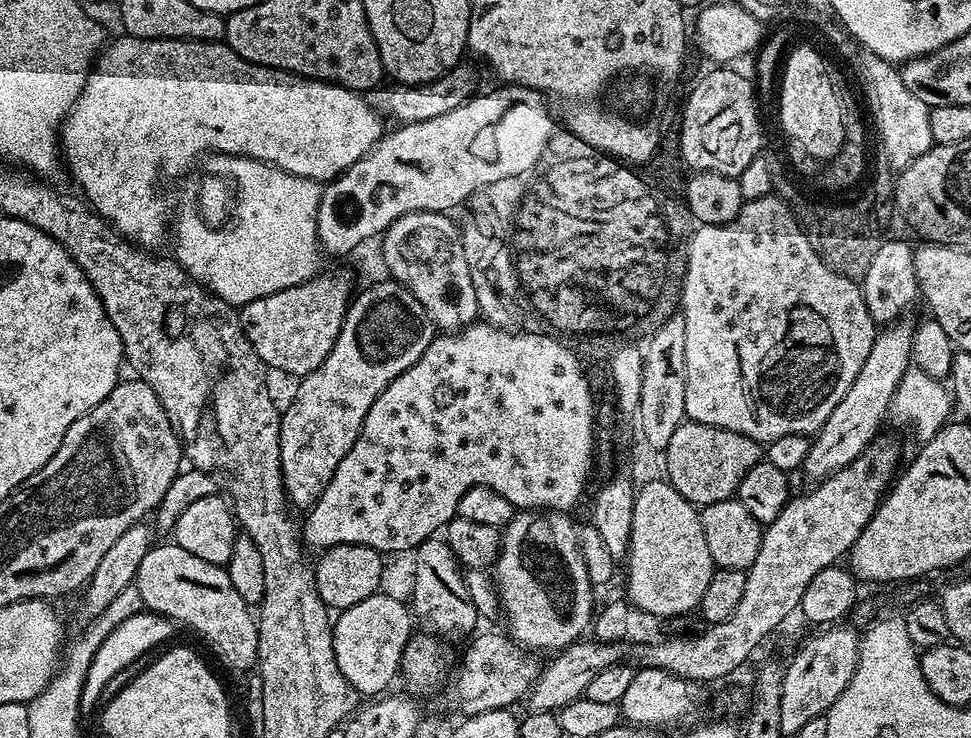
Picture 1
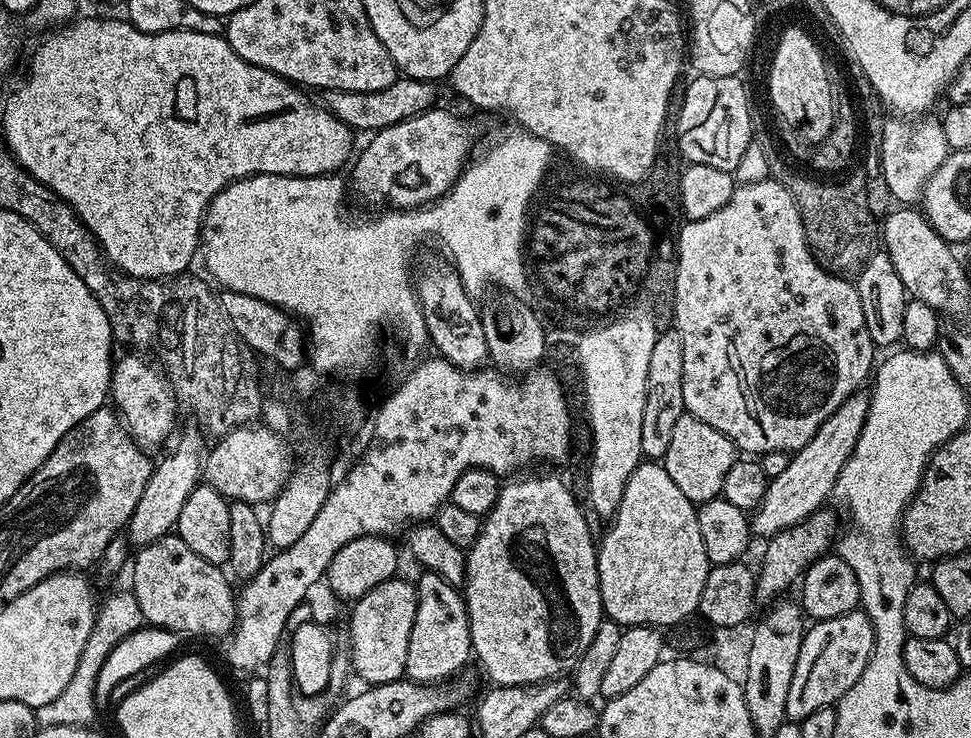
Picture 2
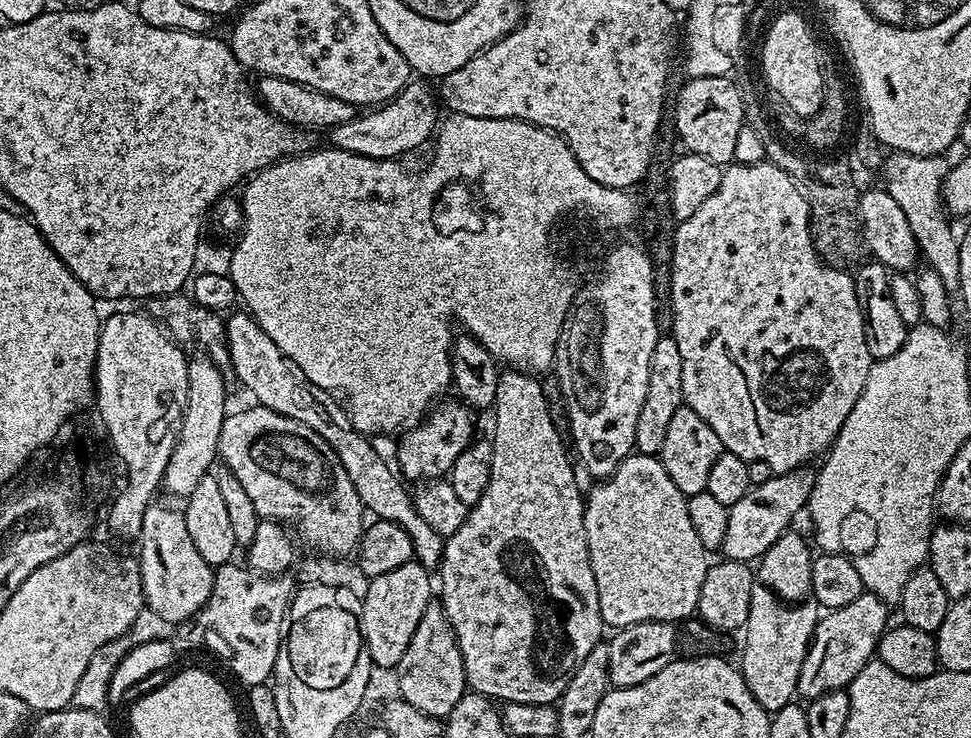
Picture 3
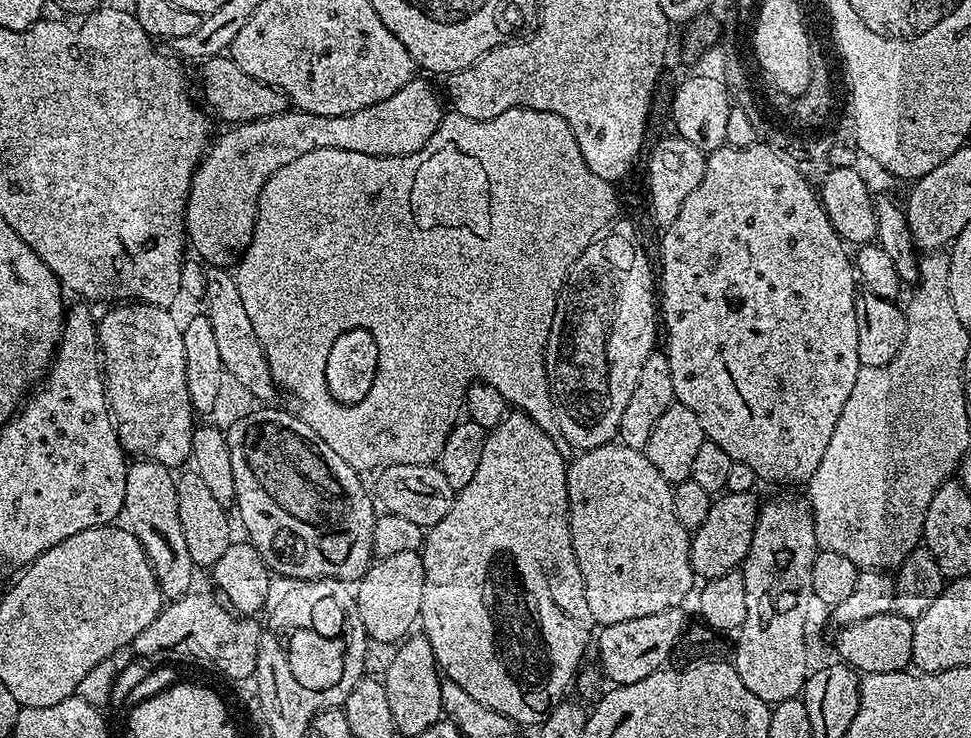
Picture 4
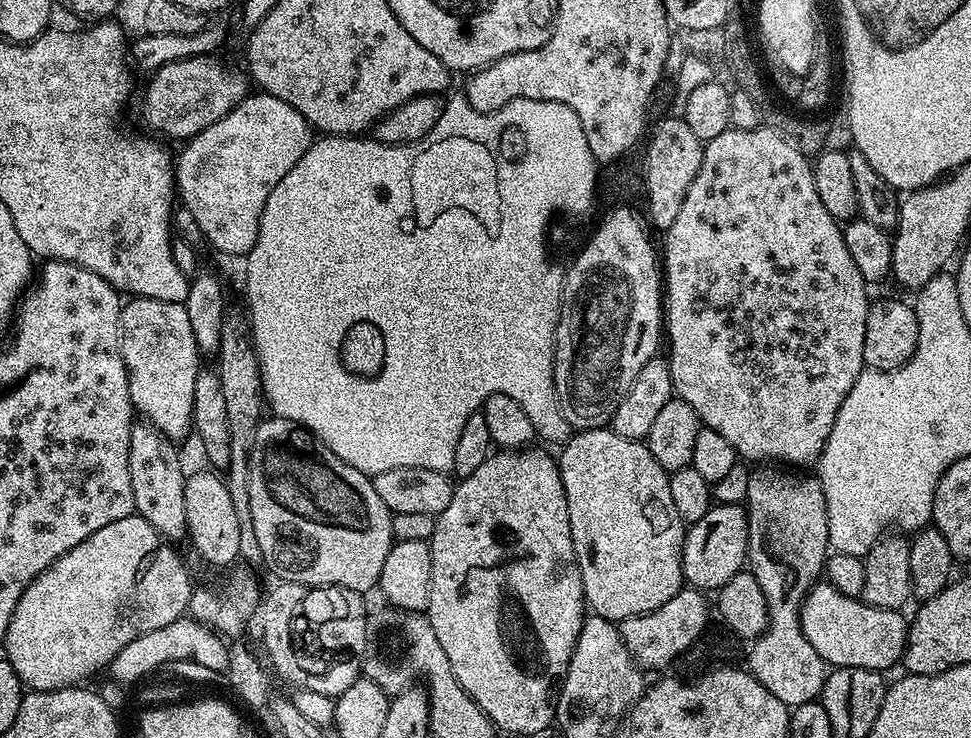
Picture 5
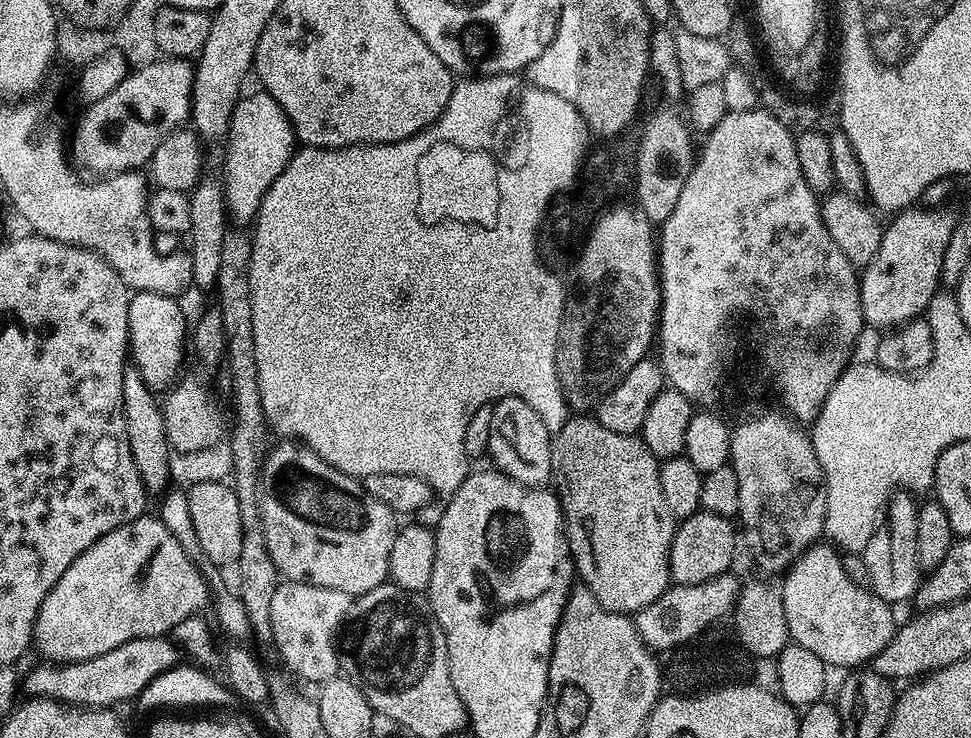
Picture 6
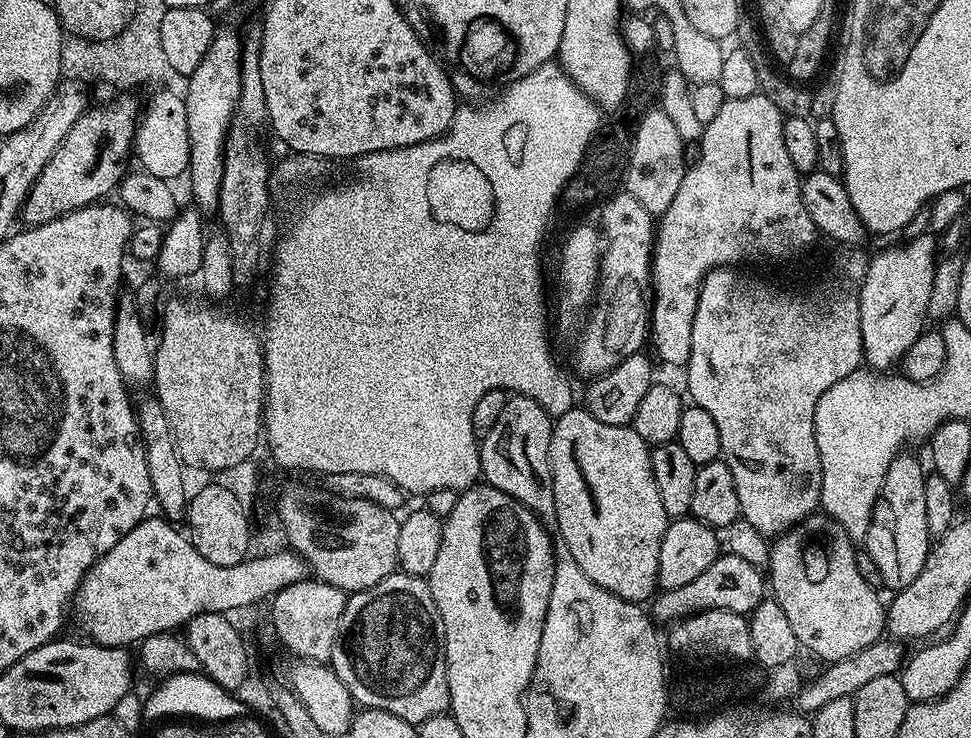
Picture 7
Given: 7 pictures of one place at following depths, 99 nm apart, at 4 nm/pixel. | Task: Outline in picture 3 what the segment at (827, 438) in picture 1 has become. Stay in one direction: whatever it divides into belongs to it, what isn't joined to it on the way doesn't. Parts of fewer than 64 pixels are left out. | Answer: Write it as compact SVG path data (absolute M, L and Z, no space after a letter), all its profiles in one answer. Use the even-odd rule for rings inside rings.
M811 467L795 468L792 472L774 474L770 482L762 482L749 487L738 502L734 502L728 510L726 522L726 538L723 555L730 560L755 561L764 555L766 550L784 532L793 527L792 519L799 512L805 511L812 487L816 485L816 472Z

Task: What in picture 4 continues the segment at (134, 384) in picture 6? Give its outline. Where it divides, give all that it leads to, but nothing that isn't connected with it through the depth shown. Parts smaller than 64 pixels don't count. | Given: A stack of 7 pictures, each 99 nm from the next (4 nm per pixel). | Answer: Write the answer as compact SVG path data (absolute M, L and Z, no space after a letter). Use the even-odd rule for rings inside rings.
M136 458L128 465L126 474L126 498L123 519L127 527L142 542L152 563L160 590L168 598L179 598L189 591L194 565L190 549L186 546L186 534L182 534L182 518L178 518L177 477L173 469L157 460Z

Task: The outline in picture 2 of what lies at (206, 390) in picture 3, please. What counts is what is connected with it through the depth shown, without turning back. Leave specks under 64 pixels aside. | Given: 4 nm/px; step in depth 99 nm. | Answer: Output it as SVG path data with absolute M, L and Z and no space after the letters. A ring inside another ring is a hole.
M196 432L182 433L177 438L176 445L160 461L155 461L150 478L146 482L146 490L142 490L142 498L138 498L138 506L134 506L134 514L126 525L129 545L137 549L144 548L175 529L178 514L182 514L182 506L186 506L186 498L190 498L190 494L202 480L202 461L206 455L206 444L200 441L201 433Z

